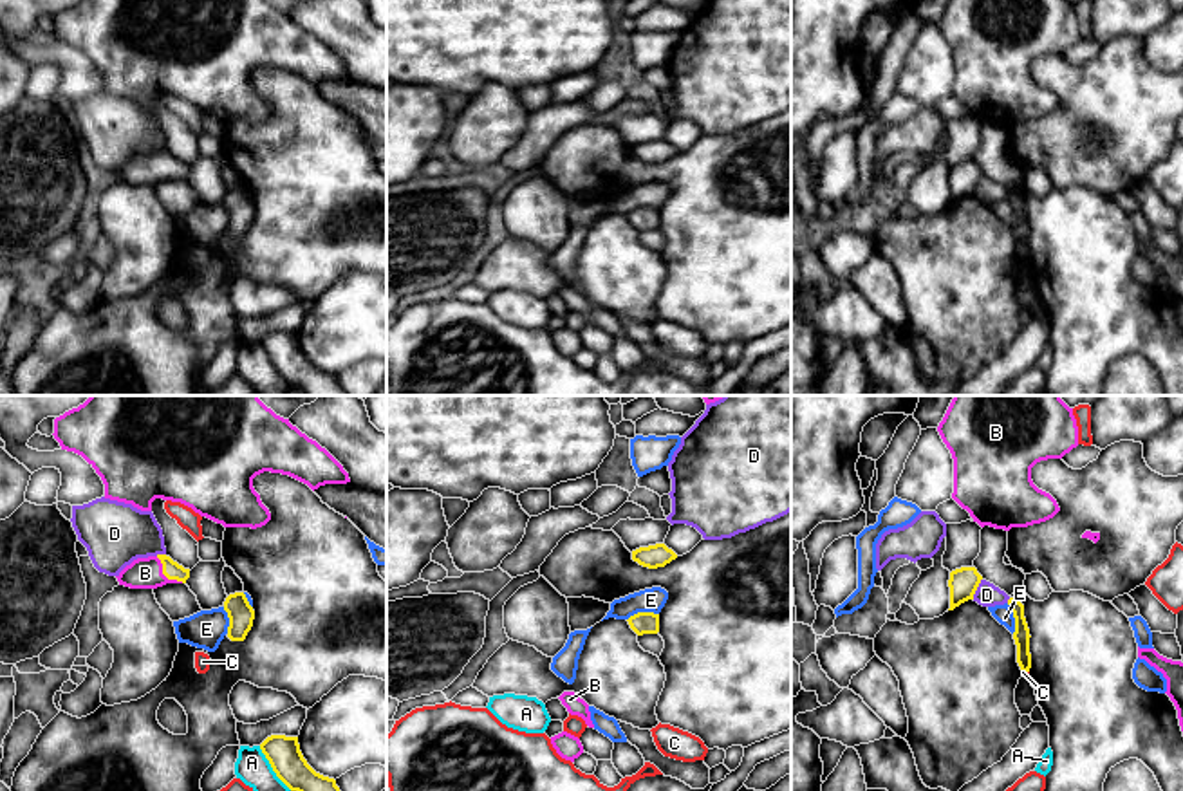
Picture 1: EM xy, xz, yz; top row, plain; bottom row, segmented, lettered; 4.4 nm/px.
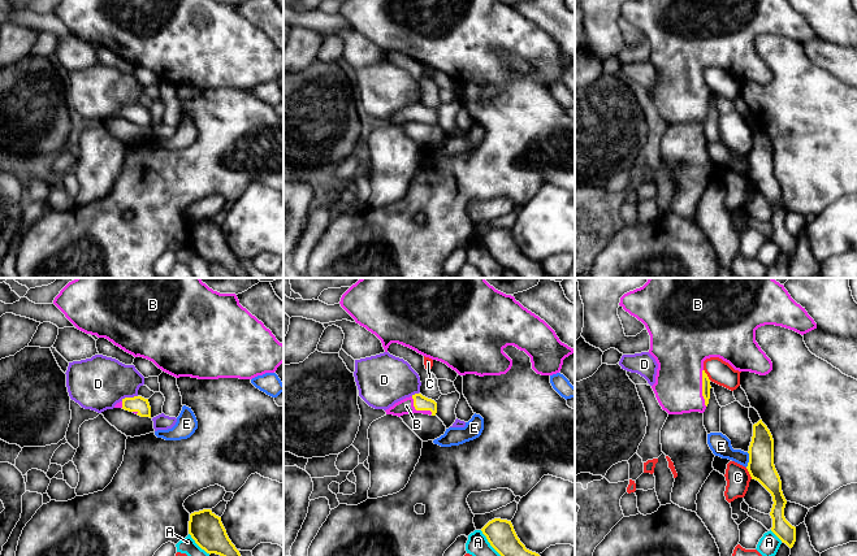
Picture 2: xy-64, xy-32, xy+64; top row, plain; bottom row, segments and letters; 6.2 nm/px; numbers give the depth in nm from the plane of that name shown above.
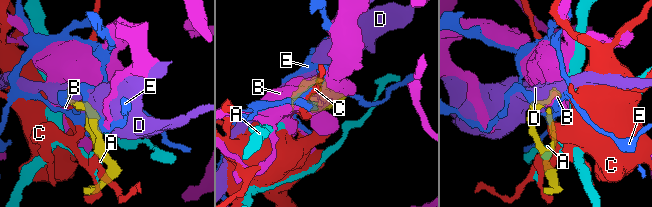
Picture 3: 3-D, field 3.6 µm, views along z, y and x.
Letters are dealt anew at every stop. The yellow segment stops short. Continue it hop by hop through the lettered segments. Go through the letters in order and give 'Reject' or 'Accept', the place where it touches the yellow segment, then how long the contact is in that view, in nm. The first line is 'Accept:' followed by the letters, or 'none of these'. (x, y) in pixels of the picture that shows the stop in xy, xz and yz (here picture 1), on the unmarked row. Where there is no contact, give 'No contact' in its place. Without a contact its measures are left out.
Accept: B
A: Reject. Touches yellow at xy (271, 362). Shared border 240 nm
B: Accept. Touches yellow at xy (165, 170). Shared border 170 nm
C: Reject. Touches yellow at yz (1026, 266). Shared border 30 nm
D: Reject. Touches yellow at yz (976, 185). Shared border 100 nm
E: Reject. Touches yellow at xz (642, 208). Shared border 150 nm

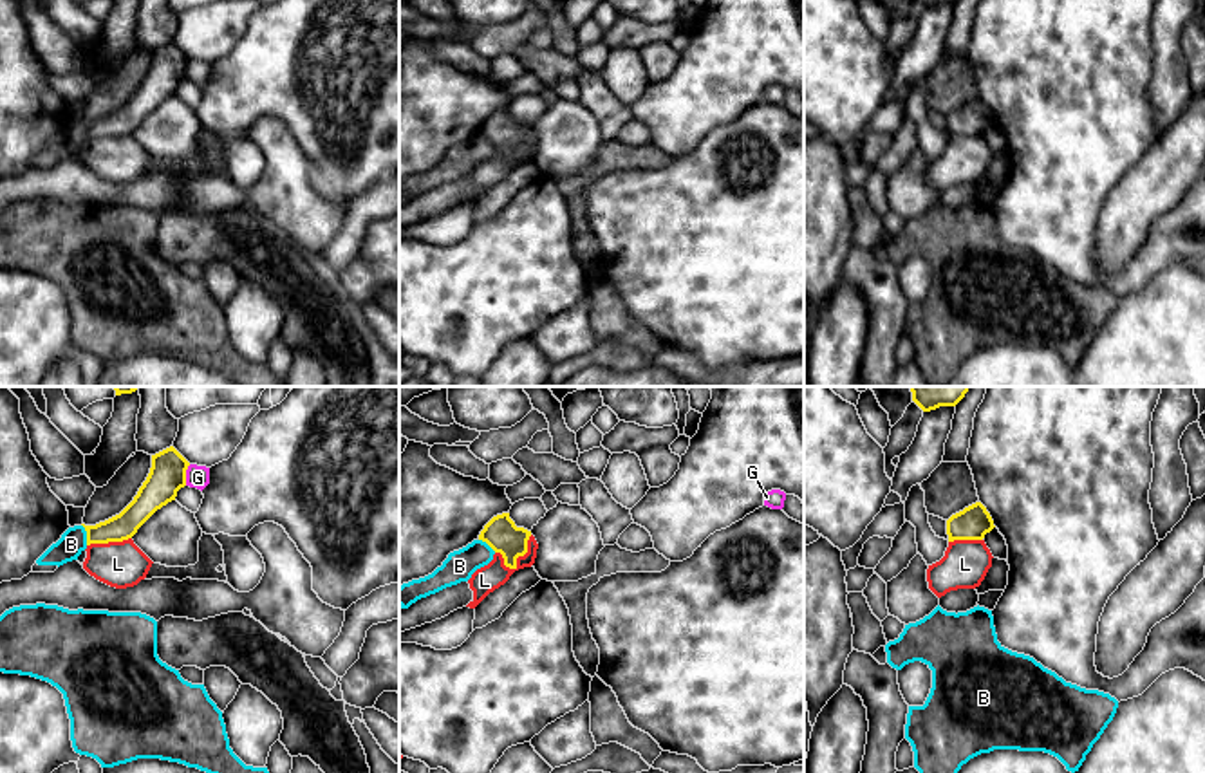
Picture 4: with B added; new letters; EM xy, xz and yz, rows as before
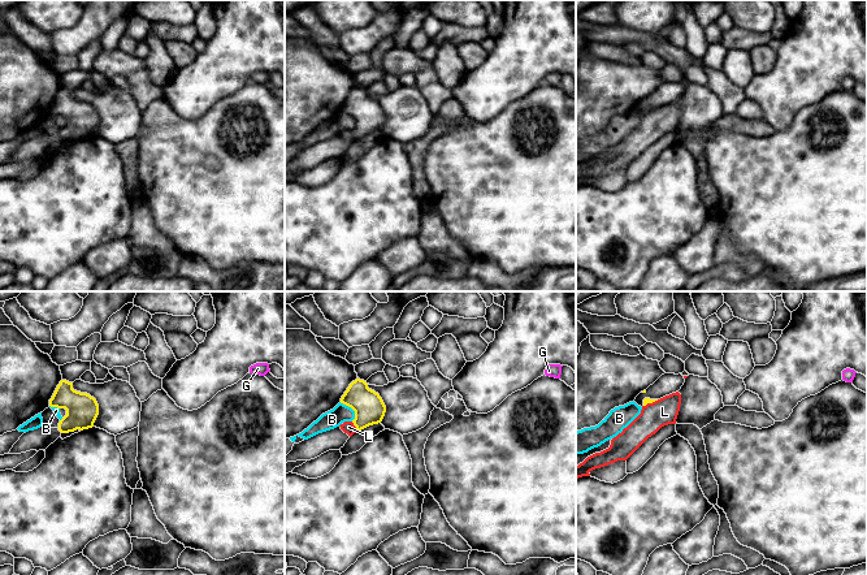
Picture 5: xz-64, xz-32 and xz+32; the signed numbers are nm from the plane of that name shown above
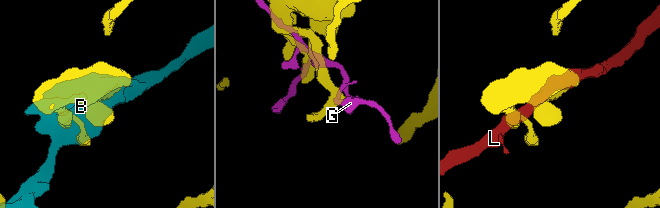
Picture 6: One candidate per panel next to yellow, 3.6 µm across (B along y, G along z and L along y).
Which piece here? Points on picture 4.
Accept: none of these
B: Reject. Touches yellow at xy (87, 130). Shared border 100 nm
G: Reject. Touches yellow at xy (185, 71). Shared border 100 nm
L: Reject. Touches yellow at xz (521, 150). Shared border 190 nm

